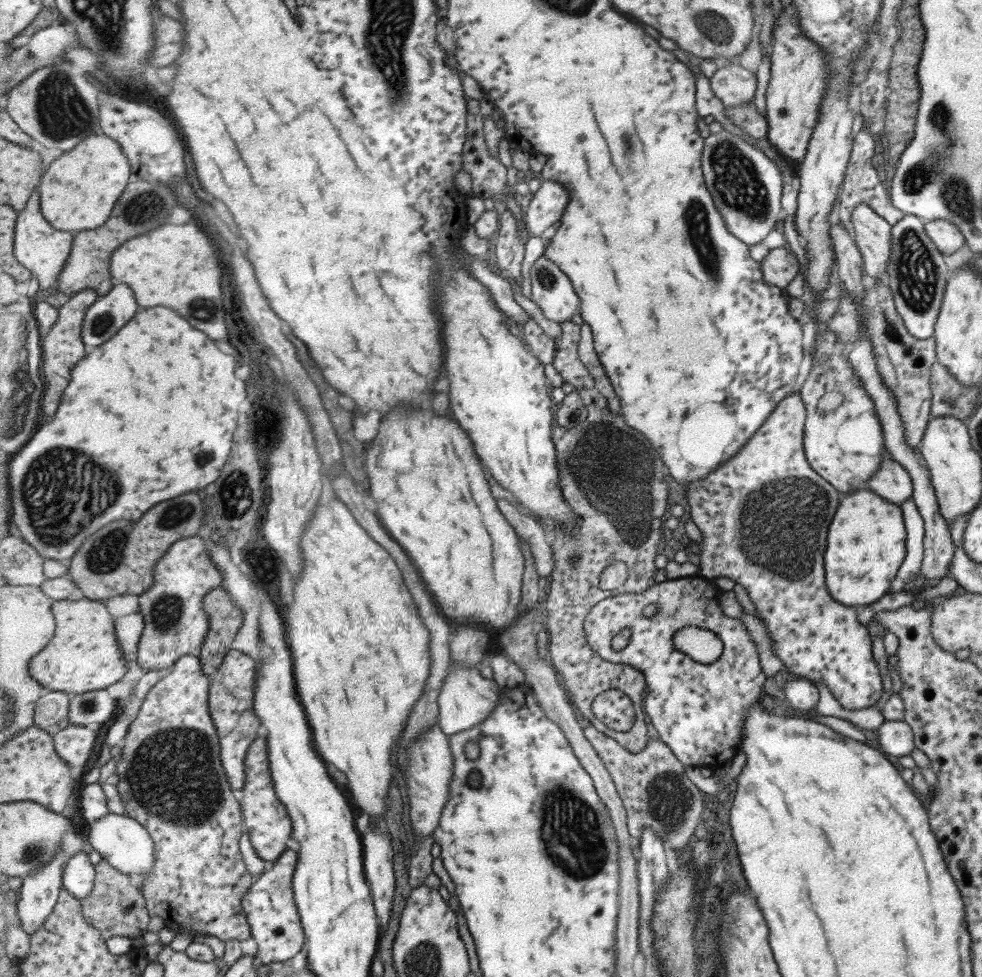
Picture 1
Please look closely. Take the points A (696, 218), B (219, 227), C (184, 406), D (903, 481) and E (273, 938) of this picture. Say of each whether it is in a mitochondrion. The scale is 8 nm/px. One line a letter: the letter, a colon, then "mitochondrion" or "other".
A: mitochondrion
B: other
C: other
D: other
E: other

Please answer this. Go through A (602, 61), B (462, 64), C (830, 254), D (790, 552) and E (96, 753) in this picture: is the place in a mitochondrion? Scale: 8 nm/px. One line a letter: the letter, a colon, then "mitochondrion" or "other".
A: other
B: other
C: other
D: mitochondrion
E: other

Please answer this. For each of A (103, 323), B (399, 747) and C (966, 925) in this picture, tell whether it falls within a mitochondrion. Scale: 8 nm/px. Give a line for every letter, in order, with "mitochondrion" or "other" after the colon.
A: mitochondrion
B: other
C: other

